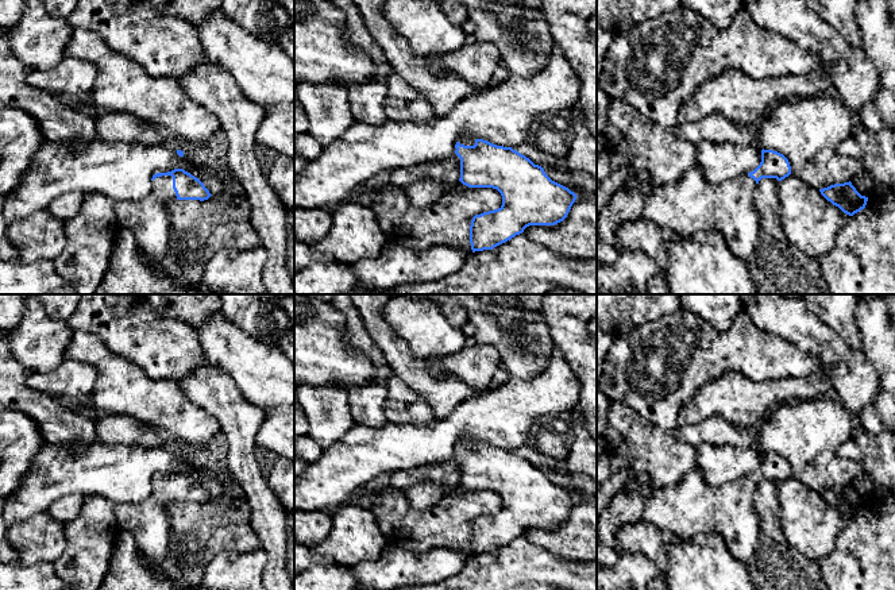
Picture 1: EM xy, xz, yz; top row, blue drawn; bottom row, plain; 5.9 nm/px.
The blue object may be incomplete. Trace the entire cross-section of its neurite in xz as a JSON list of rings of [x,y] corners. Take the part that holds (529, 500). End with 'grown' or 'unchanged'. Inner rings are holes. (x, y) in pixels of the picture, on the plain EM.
[[[462,439],[455,451],[460,460],[459,483],[468,490],[497,491],[502,498],[498,512],[472,520],[472,555],[493,552],[529,528],[555,528],[563,524],[578,500],[512,450]]]; grown

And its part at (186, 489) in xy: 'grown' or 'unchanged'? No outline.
grown

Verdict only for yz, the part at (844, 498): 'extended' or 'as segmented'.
as segmented

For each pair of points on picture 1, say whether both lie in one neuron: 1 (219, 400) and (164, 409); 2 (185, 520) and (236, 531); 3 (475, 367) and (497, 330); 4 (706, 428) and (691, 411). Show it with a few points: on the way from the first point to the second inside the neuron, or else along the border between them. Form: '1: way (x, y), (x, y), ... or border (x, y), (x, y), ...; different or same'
1: border (177, 380), (181, 390), (205, 409), (219, 424); different
2: way (197, 527), (224, 527); same
3: border (477, 343), (493, 346), (504, 366); different
4: border (730, 421), (709, 415), (695, 423), (679, 427); different

